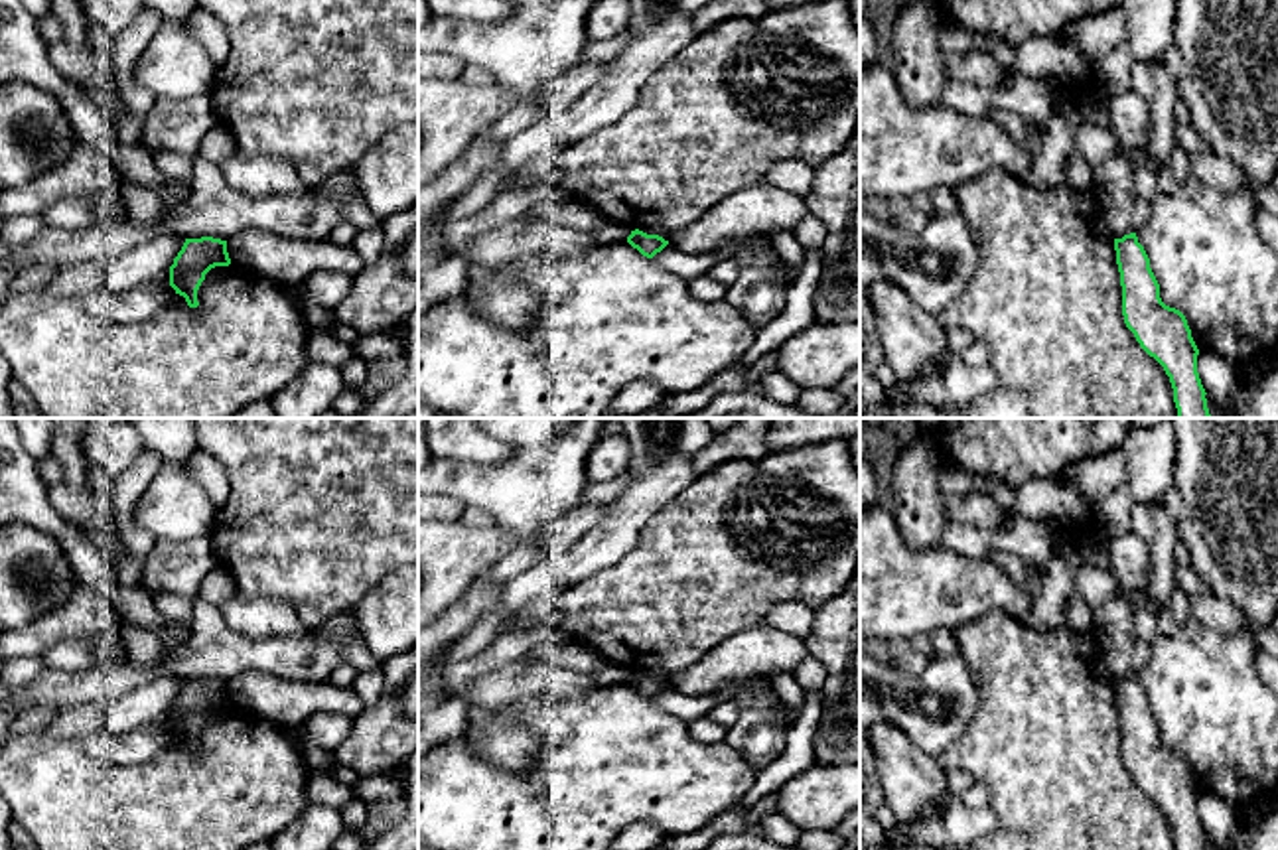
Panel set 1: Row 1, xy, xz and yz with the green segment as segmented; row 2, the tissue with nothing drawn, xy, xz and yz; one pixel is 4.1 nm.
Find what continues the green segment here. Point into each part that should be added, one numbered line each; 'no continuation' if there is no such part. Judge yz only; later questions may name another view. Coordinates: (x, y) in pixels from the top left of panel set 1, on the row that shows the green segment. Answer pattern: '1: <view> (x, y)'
no continuation

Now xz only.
no continuation

